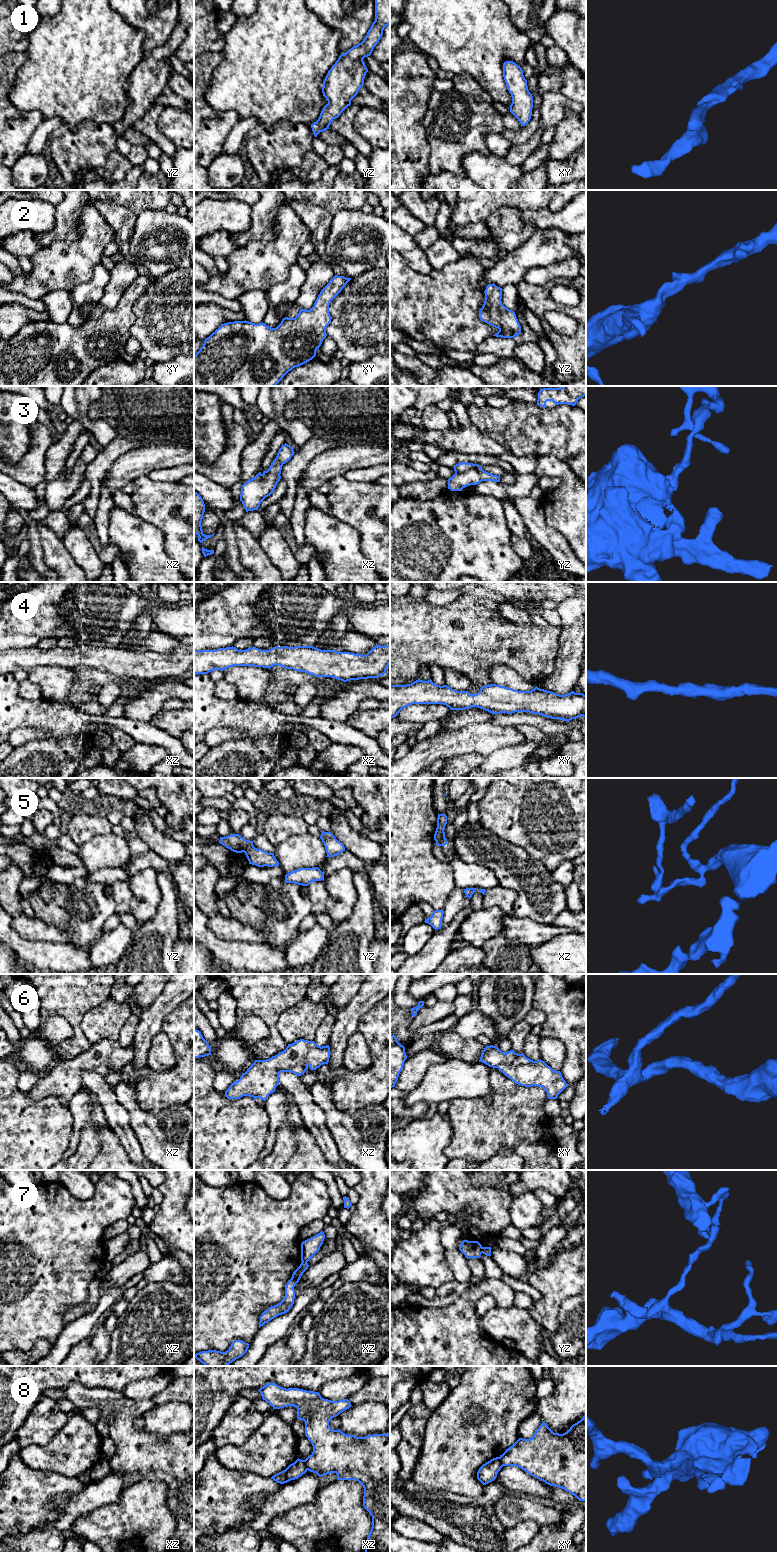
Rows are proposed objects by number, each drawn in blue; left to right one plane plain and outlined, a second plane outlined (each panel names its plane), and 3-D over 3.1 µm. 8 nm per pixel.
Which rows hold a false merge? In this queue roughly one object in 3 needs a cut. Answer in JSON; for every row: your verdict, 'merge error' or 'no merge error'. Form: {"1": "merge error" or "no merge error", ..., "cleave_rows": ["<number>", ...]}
{"1": "no merge error", "2": "no merge error", "3": "merge error", "4": "no merge error", "5": "merge error", "6": "no merge error", "7": "merge error", "8": "merge error", "cleave_rows": ["3", "5", "7", "8"]}

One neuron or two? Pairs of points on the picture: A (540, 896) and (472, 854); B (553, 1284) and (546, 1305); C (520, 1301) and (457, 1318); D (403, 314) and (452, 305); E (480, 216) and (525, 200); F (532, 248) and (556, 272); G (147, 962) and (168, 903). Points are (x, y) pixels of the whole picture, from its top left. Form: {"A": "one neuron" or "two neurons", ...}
{"A": "one neuron", "B": "one neuron", "C": "two neurons", "D": "one neuron", "E": "one neuron", "F": "two neurons", "G": "one neuron"}

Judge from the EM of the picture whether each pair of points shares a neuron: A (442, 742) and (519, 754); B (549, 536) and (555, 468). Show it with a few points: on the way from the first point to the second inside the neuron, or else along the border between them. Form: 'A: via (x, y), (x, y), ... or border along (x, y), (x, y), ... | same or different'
A: border along (519, 743), (513, 746), (501, 747), (485, 757) | different
B: border along (541, 505), (545, 521), (559, 531), (568, 542) | different

